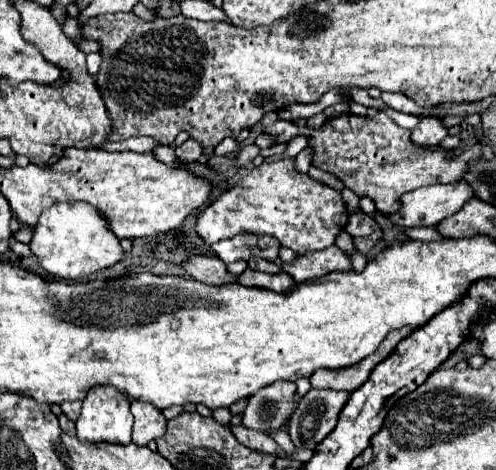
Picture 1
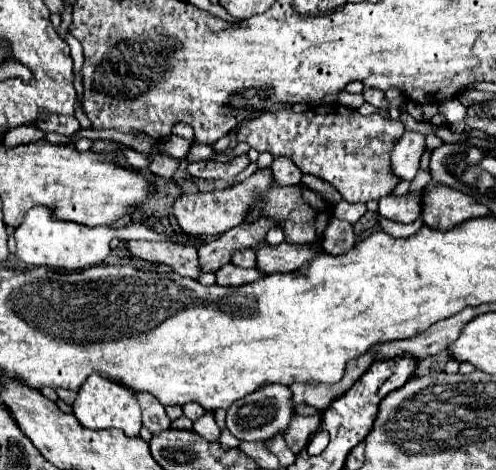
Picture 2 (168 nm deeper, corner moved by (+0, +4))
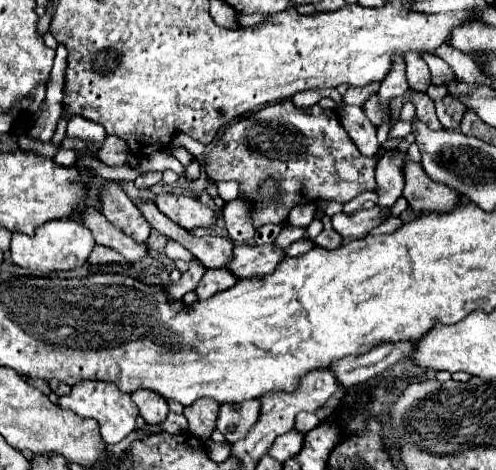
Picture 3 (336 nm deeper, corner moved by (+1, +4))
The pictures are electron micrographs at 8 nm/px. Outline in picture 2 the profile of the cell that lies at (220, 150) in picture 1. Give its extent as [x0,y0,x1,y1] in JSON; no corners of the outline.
[186,142,214,162]

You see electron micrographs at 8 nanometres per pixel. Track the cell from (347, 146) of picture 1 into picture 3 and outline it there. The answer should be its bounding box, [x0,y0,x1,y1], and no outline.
[205,100,377,228]

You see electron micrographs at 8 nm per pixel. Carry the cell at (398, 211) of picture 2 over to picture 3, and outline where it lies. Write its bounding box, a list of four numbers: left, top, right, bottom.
[331,204,391,238]

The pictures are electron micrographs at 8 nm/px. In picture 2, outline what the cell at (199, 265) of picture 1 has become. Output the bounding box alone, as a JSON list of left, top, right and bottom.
[126,240,200,278]

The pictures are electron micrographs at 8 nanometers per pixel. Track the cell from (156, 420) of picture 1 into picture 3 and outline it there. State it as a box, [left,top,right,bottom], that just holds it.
[131,390,169,424]

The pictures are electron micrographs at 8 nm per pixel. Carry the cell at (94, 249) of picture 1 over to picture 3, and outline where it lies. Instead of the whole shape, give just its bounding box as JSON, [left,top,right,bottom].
[11,220,95,276]

